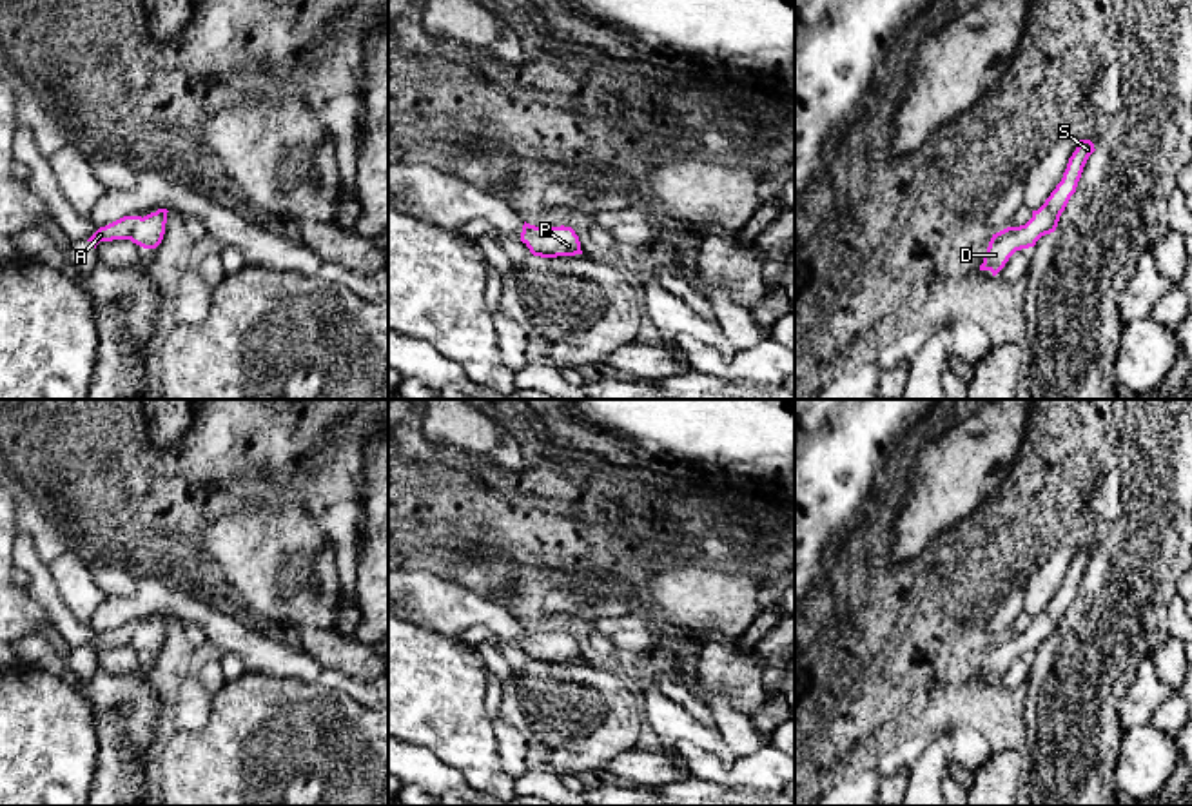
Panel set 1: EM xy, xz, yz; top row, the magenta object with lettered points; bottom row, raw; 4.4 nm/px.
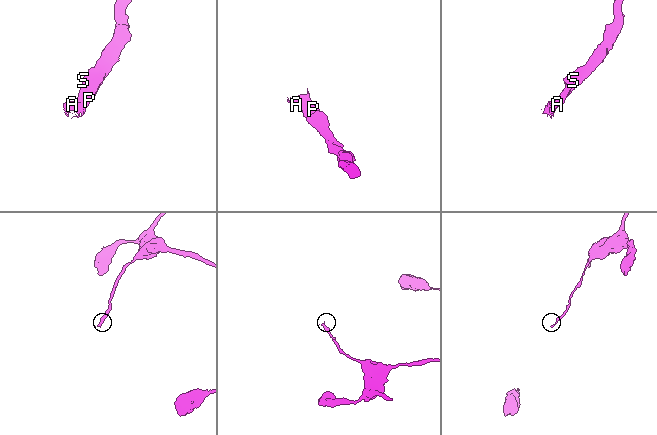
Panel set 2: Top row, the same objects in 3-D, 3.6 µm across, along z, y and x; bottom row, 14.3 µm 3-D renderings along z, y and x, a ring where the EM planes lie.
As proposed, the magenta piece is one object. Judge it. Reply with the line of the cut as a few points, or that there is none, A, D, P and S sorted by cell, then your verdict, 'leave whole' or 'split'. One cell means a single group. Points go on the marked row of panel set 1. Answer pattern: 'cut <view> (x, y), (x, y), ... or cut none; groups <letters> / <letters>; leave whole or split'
cut none; groups A D P S; leave whole

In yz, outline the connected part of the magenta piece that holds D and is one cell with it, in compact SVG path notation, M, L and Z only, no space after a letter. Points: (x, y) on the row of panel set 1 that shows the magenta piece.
M1080 140L1069 158L1061 182L1045 203L1038 211L1032 211L1032 218L1025 225L1007 227L992 234L980 270L991 270L996 276L1016 251L1034 247L1041 236L1056 231L1060 216L1076 192L1083 167L1094 151L1090 140Z

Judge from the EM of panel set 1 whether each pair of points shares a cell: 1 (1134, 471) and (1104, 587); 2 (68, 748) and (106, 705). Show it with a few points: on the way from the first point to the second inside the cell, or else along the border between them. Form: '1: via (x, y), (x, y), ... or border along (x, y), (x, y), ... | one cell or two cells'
1: via (1138, 500), (1138, 552), (1133, 558) | one cell
2: border along (86, 703), (93, 719), (98, 759) | two cells

